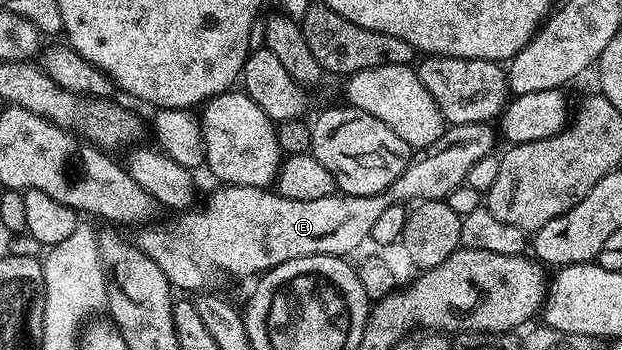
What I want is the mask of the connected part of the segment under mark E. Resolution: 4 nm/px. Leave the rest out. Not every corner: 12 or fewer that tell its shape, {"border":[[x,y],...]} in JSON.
{"border":[[449,125],[372,196],[221,185],[139,231],[177,291],[352,256],[385,208],[444,200],[497,148]]}

